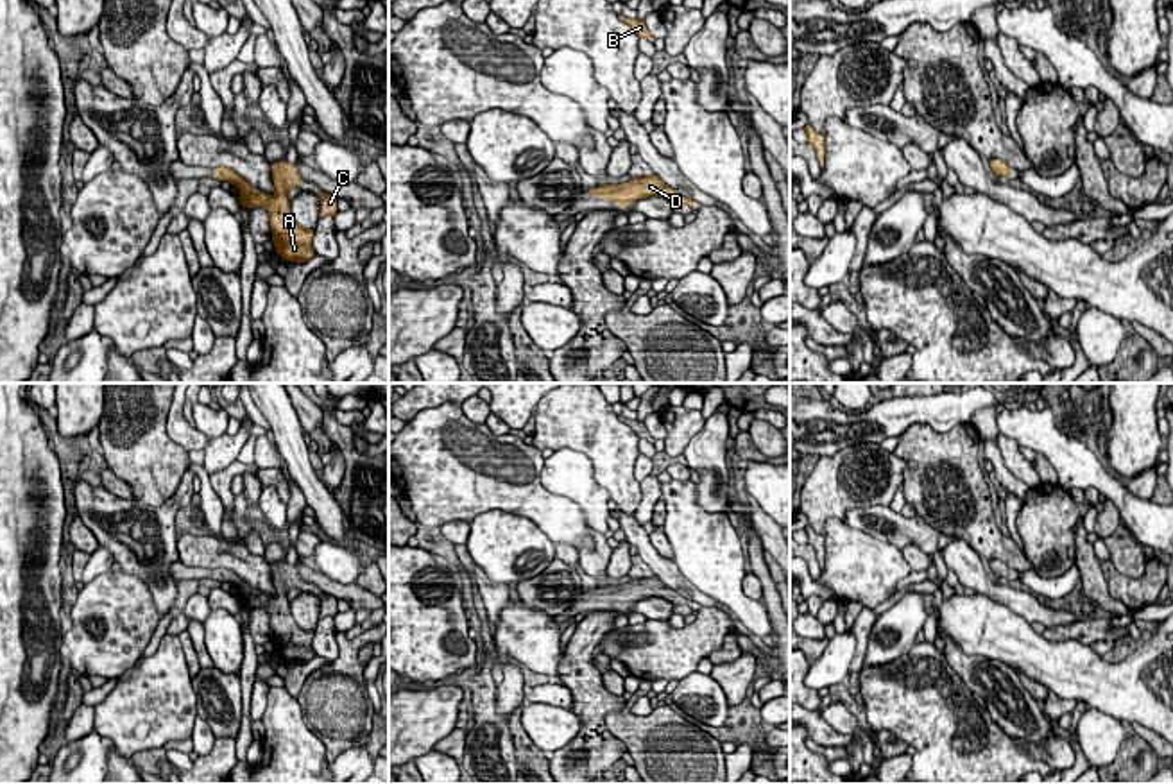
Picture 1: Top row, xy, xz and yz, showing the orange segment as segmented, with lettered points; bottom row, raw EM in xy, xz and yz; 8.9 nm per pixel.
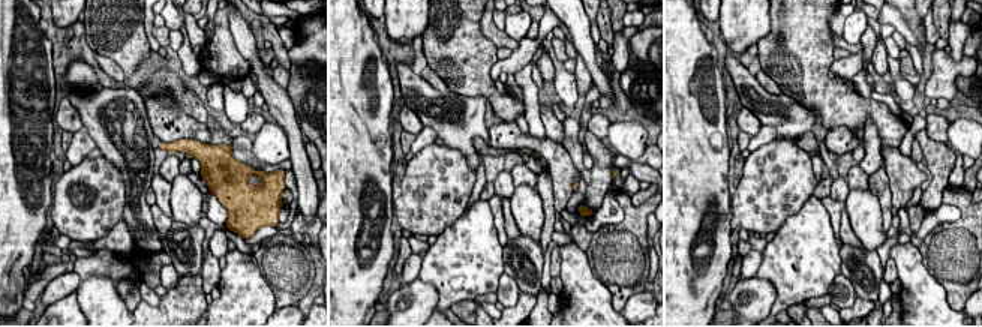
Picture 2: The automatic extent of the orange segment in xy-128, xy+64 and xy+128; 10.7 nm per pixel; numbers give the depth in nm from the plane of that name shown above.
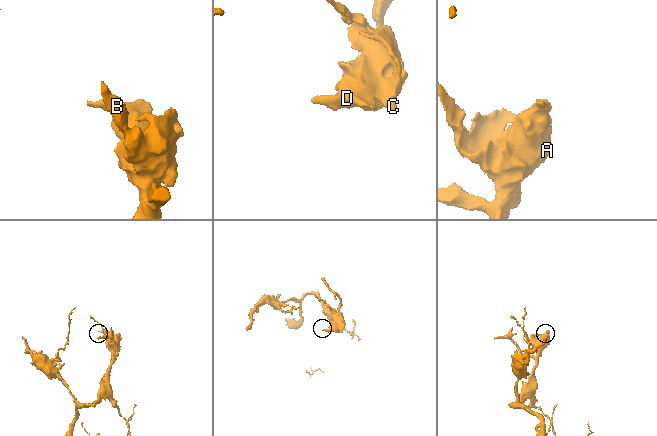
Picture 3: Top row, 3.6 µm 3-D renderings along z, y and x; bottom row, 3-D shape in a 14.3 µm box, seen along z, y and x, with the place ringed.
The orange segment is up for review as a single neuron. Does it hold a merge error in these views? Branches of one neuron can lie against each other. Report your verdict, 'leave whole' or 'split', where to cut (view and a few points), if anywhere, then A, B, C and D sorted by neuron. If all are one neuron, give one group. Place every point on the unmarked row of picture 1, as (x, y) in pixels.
leave whole | no cut | A B C D

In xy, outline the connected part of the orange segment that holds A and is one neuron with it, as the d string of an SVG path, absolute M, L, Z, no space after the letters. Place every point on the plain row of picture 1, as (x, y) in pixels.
M287 562L270 566L276 587L276 594L272 598L267 598L258 589L253 589L245 580L226 567L217 567L213 571L217 573L217 582L229 582L240 591L238 601L242 603L242 609L265 609L269 612L272 643L278 657L285 662L295 664L304 664L315 657L312 648L315 630L303 630L290 614L288 592L292 587L299 589L299 584L303 582L295 566Z

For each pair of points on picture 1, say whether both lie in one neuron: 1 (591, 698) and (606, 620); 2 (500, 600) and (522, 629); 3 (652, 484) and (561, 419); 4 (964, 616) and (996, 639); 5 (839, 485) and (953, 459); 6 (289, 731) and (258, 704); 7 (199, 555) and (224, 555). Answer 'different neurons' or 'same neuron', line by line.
1: same neuron
2: different neurons
3: different neurons
4: same neuron
5: different neurons
6: different neurons
7: same neuron

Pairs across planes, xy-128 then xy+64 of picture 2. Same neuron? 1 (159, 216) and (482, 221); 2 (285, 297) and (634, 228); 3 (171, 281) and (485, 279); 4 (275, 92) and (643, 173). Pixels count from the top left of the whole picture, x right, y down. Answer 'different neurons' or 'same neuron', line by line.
1: different neurons
2: same neuron
3: different neurons
4: different neurons

